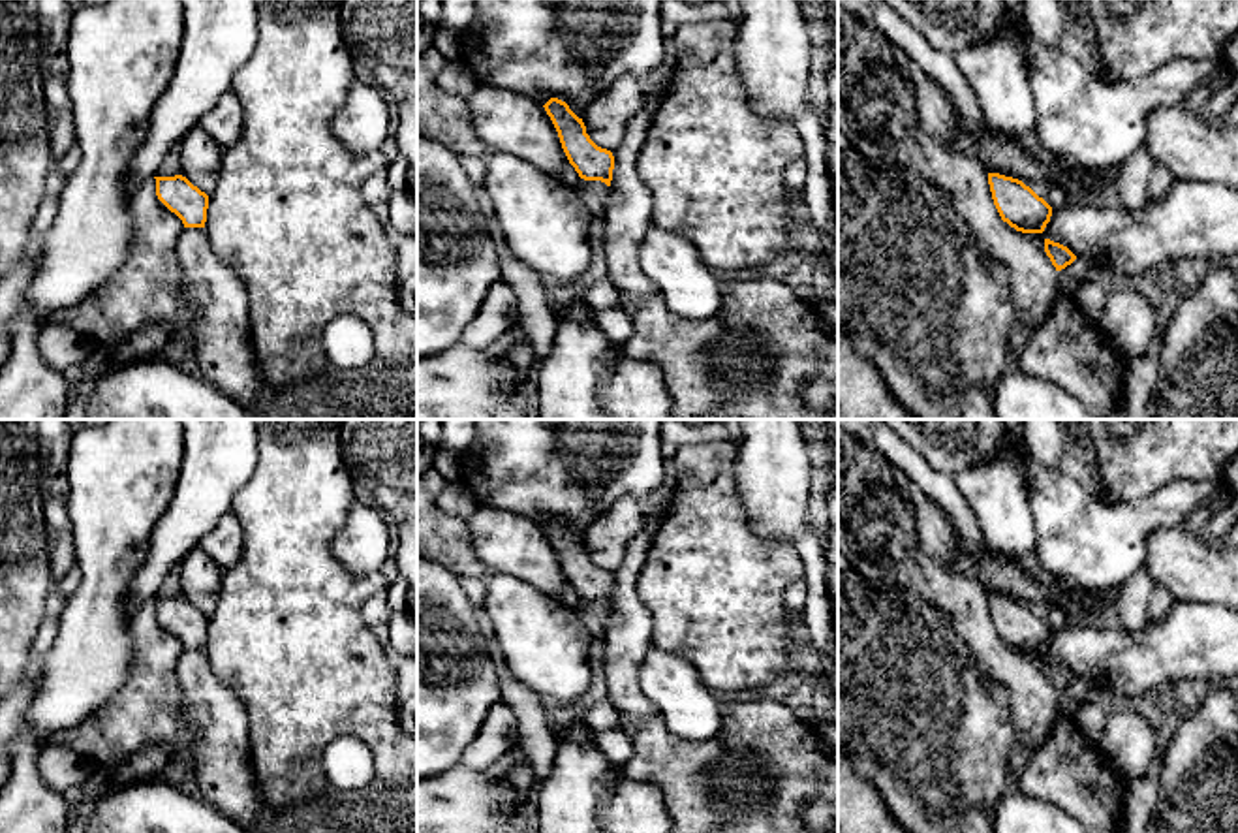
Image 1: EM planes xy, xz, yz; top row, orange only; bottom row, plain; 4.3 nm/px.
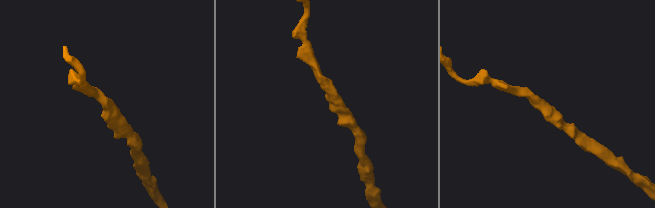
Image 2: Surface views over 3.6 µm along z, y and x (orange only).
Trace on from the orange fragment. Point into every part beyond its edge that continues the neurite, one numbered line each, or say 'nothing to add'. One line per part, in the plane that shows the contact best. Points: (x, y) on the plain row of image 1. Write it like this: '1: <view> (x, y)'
nothing to add

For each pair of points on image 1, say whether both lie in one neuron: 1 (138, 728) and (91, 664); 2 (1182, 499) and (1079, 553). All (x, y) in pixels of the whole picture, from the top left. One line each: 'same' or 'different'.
1: different
2: same

